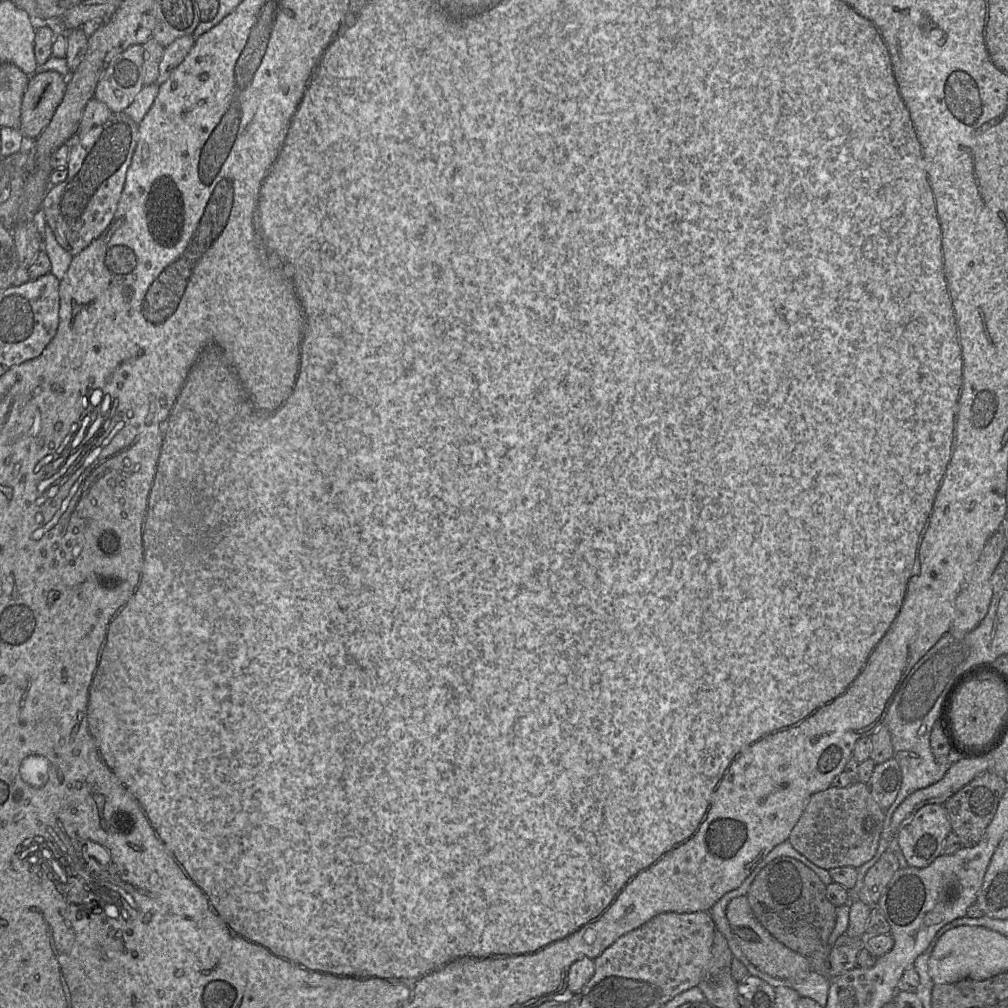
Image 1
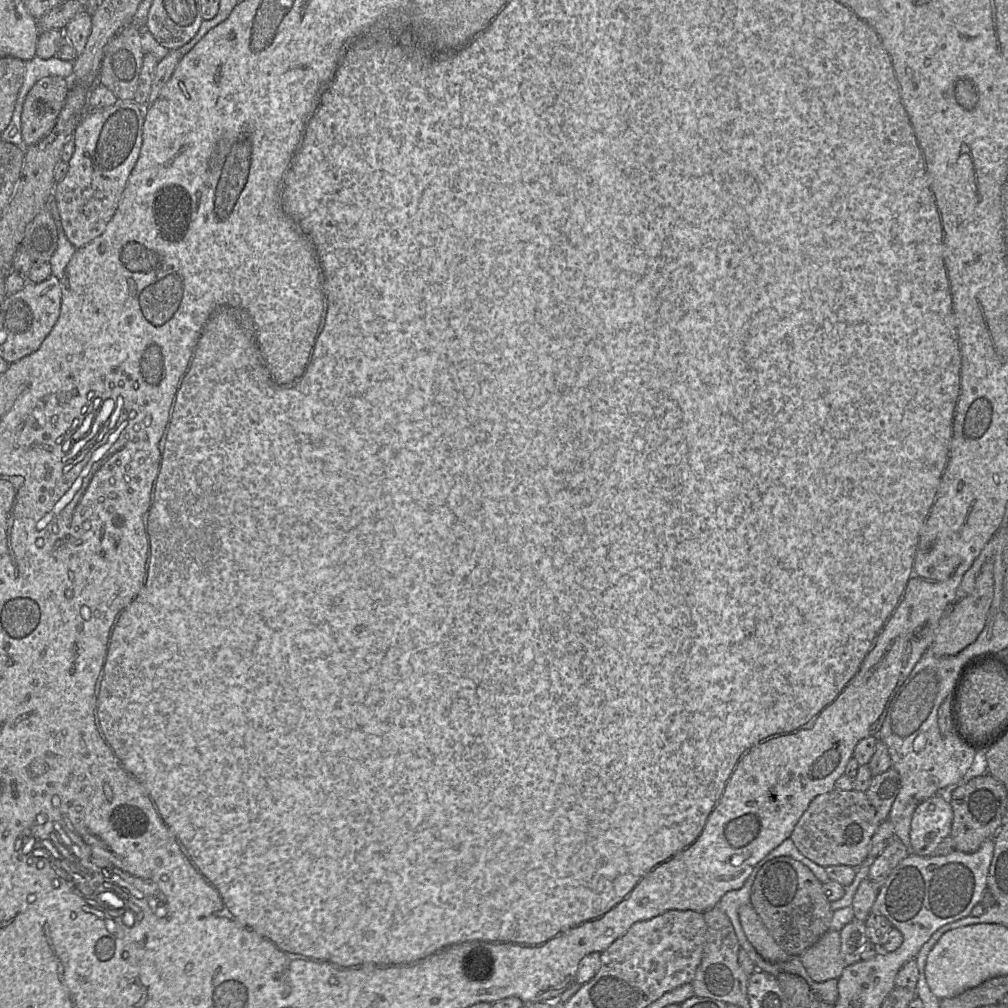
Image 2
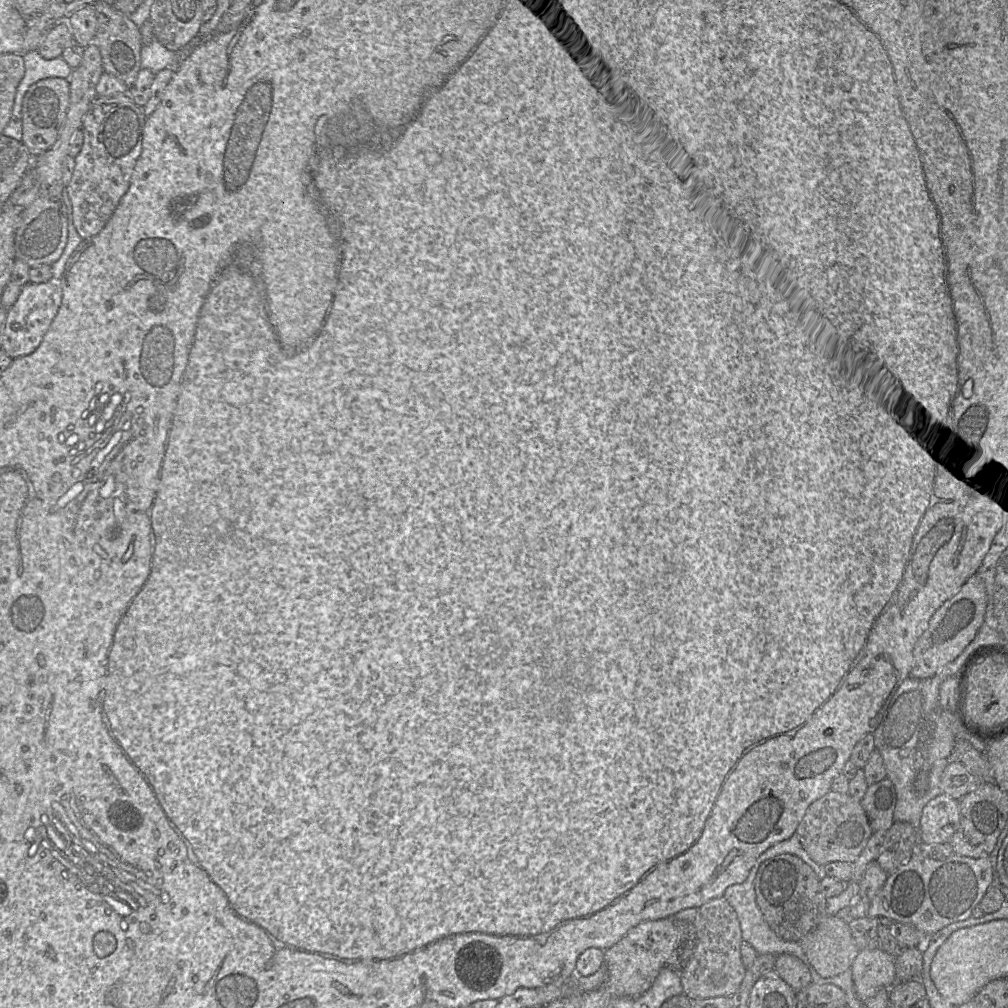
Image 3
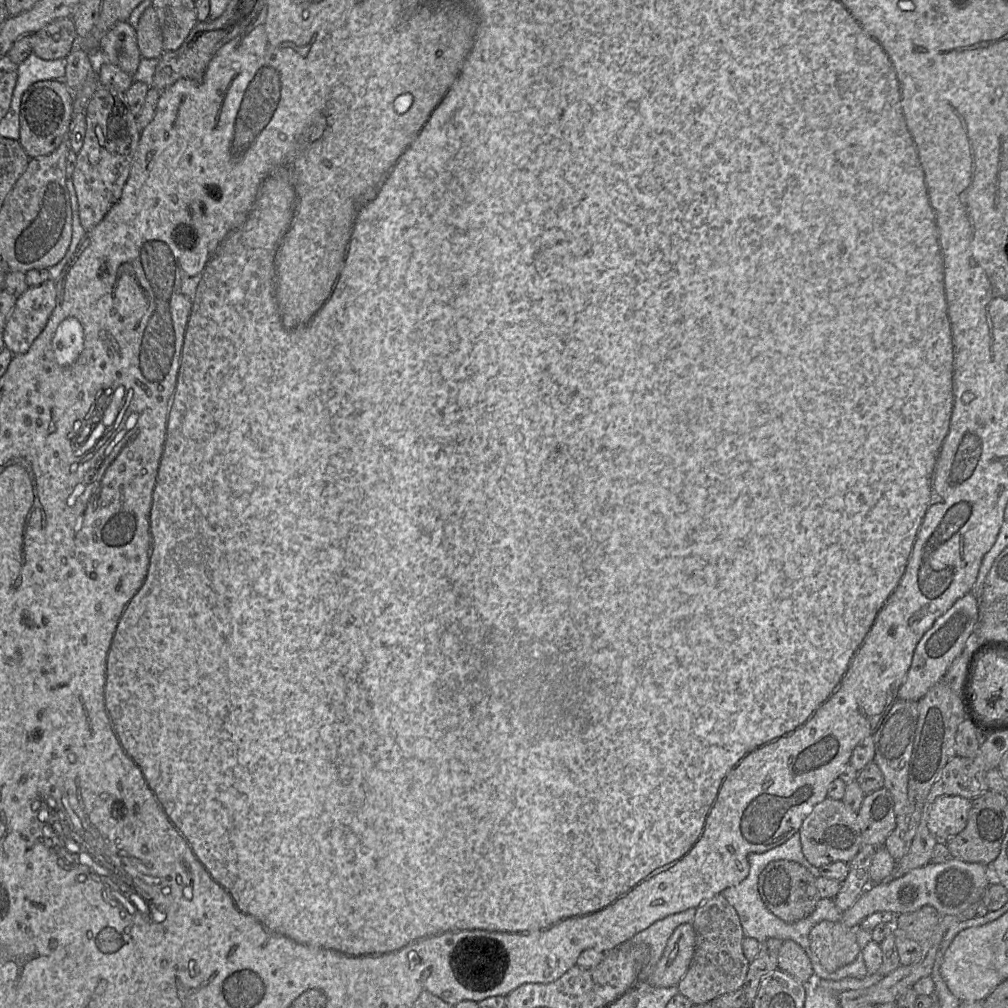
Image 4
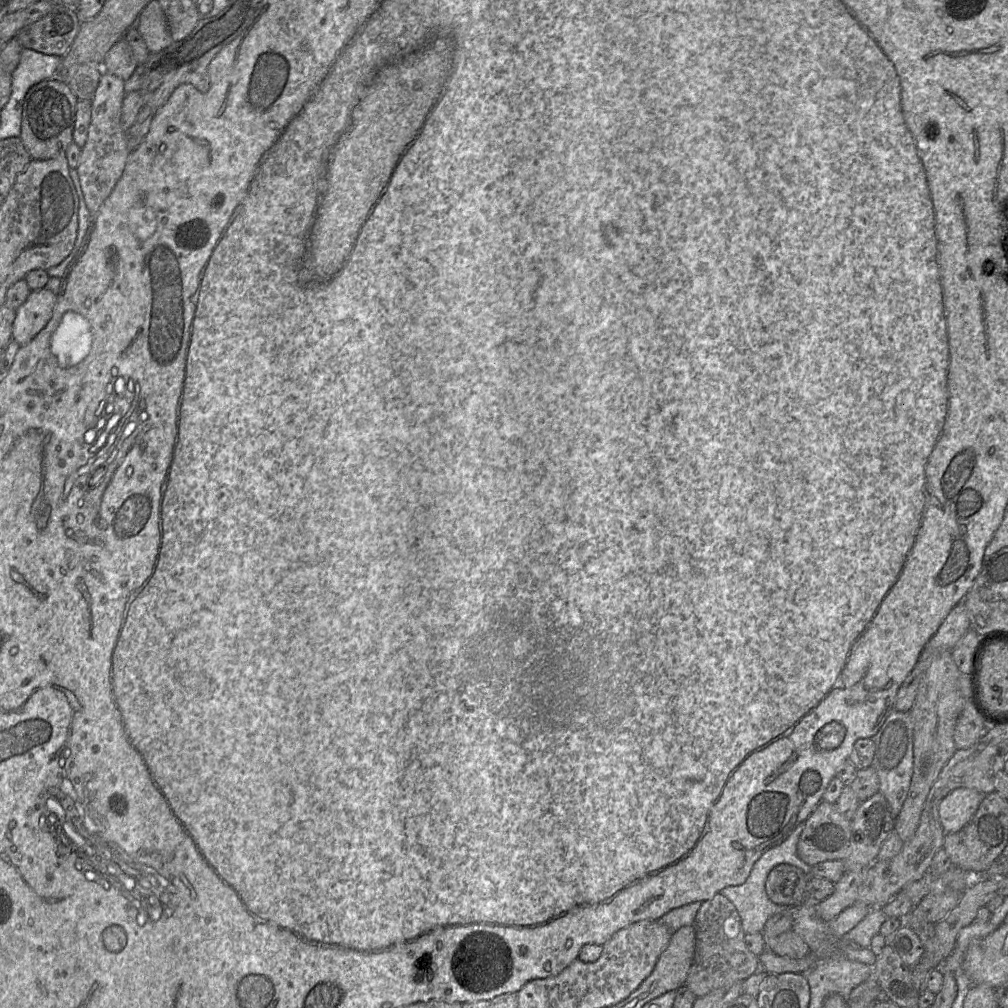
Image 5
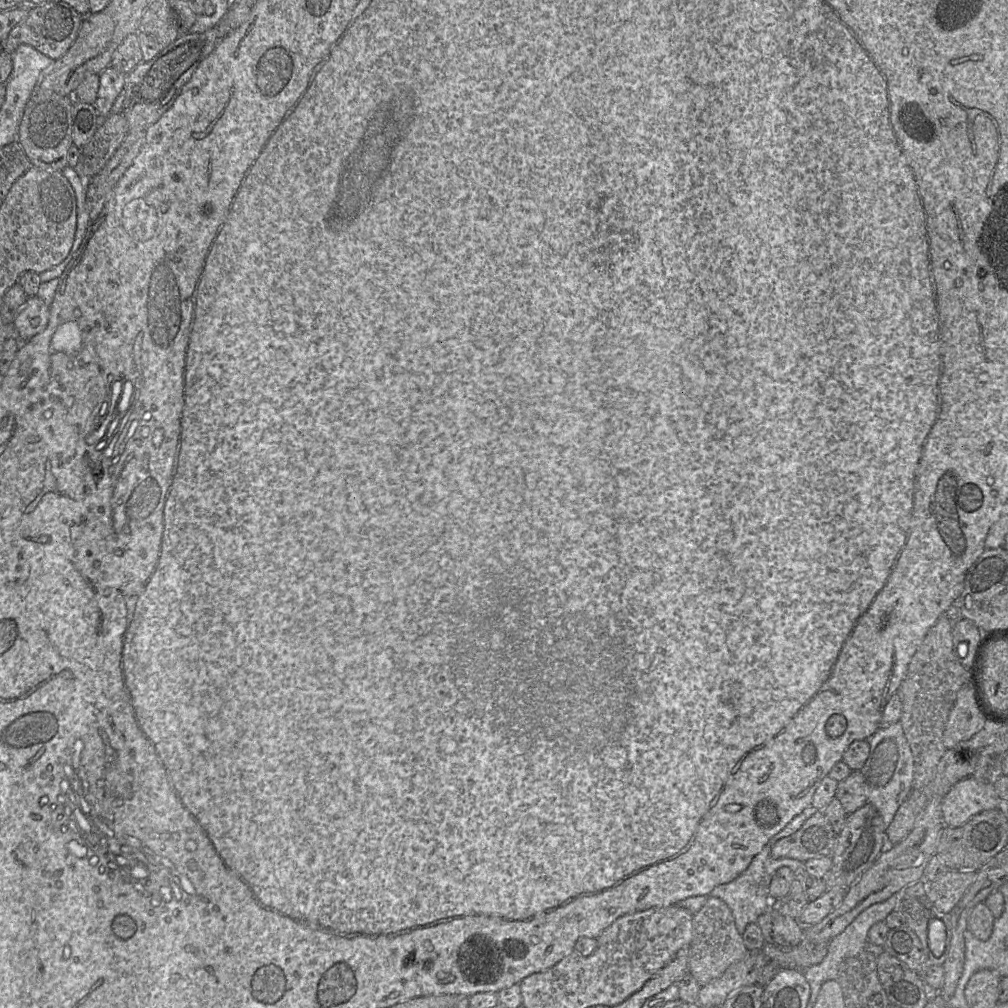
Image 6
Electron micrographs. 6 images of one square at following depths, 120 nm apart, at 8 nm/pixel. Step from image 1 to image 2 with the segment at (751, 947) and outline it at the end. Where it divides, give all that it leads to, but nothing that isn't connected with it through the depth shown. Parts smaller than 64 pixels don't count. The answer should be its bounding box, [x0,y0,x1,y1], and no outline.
[738,904,799,961]

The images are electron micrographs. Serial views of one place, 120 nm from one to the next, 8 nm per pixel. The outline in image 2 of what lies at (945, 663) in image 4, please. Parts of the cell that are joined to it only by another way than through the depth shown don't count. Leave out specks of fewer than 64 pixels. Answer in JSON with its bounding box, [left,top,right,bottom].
[928,535,994,657]

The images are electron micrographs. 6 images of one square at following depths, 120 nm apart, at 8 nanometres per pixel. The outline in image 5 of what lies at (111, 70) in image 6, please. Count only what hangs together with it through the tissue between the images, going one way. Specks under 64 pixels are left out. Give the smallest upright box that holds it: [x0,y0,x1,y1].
[76,73,129,213]

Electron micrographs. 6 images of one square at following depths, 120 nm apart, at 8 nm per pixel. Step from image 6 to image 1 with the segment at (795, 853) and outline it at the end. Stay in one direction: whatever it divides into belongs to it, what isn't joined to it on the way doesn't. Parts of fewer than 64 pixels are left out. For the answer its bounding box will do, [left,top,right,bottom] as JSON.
[788,780,885,869]

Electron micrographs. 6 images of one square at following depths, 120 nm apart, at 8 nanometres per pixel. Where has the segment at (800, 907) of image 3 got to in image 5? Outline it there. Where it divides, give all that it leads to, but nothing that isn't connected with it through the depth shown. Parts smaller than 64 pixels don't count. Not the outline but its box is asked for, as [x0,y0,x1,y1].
[765,864,810,906]

